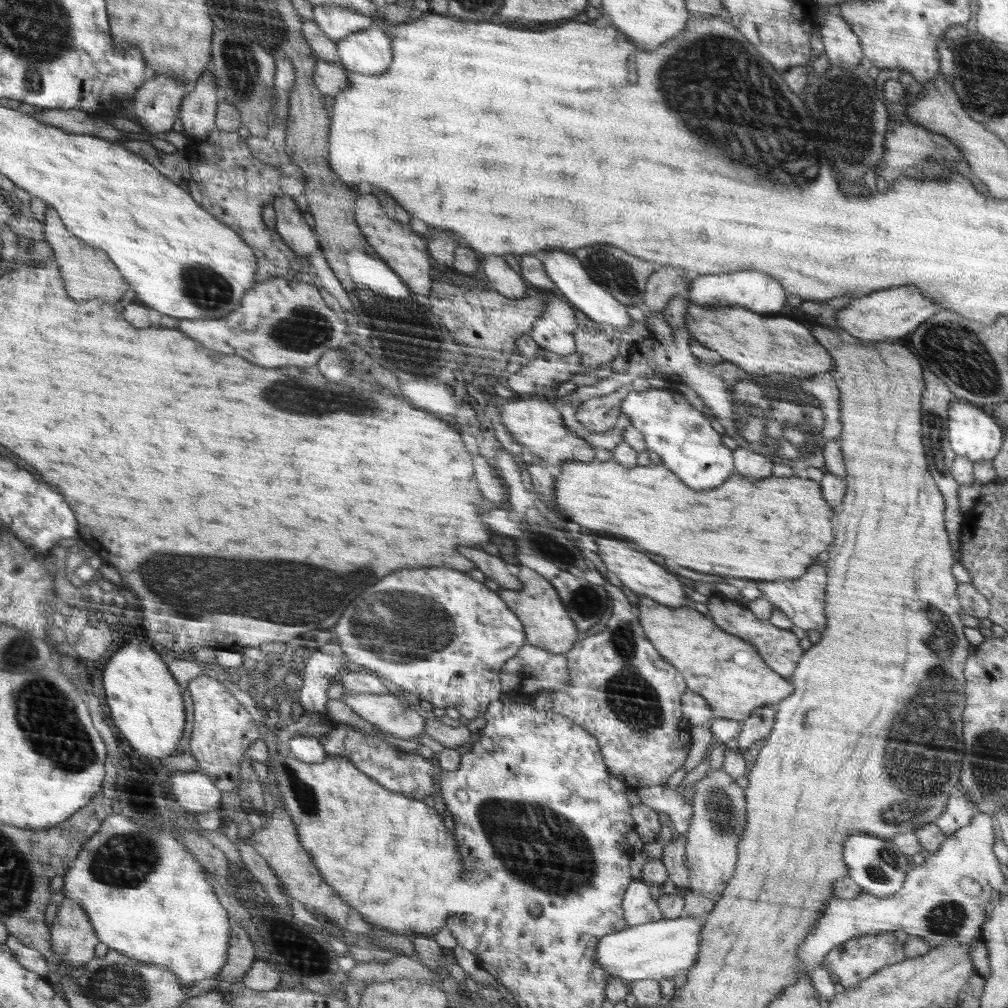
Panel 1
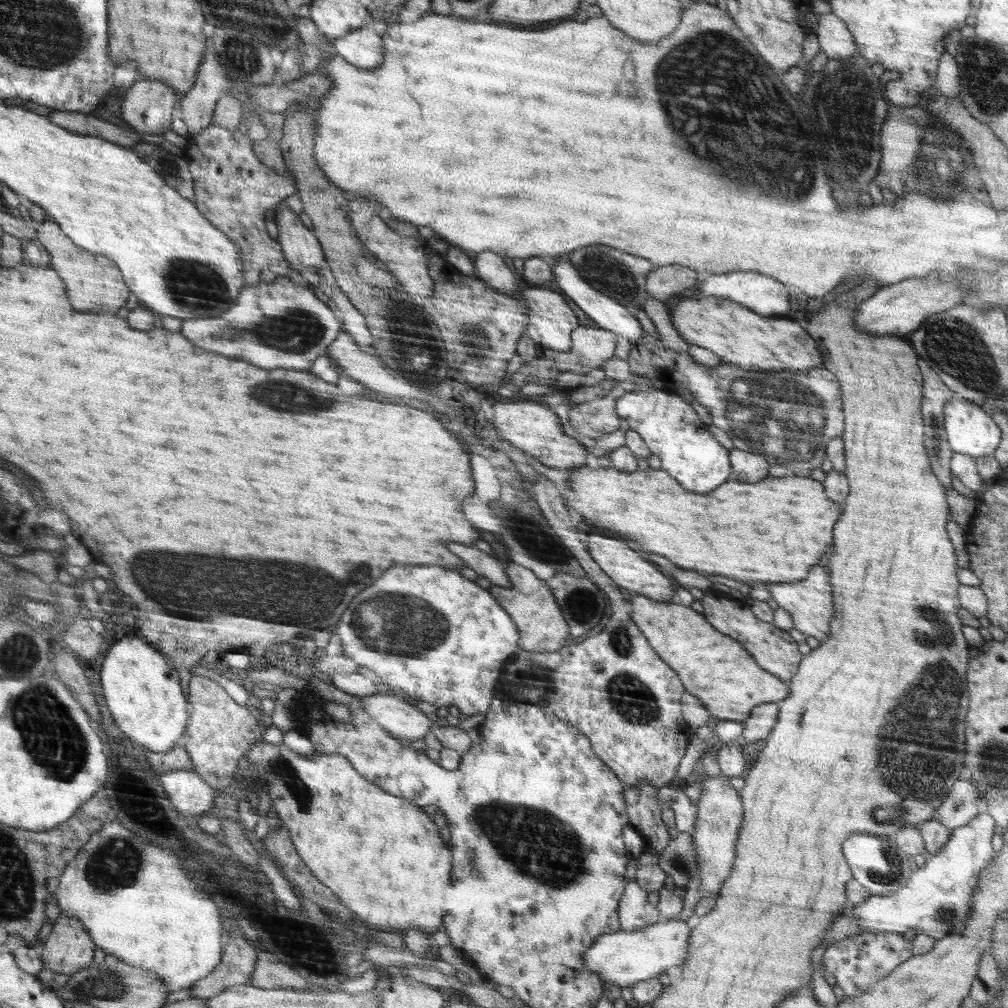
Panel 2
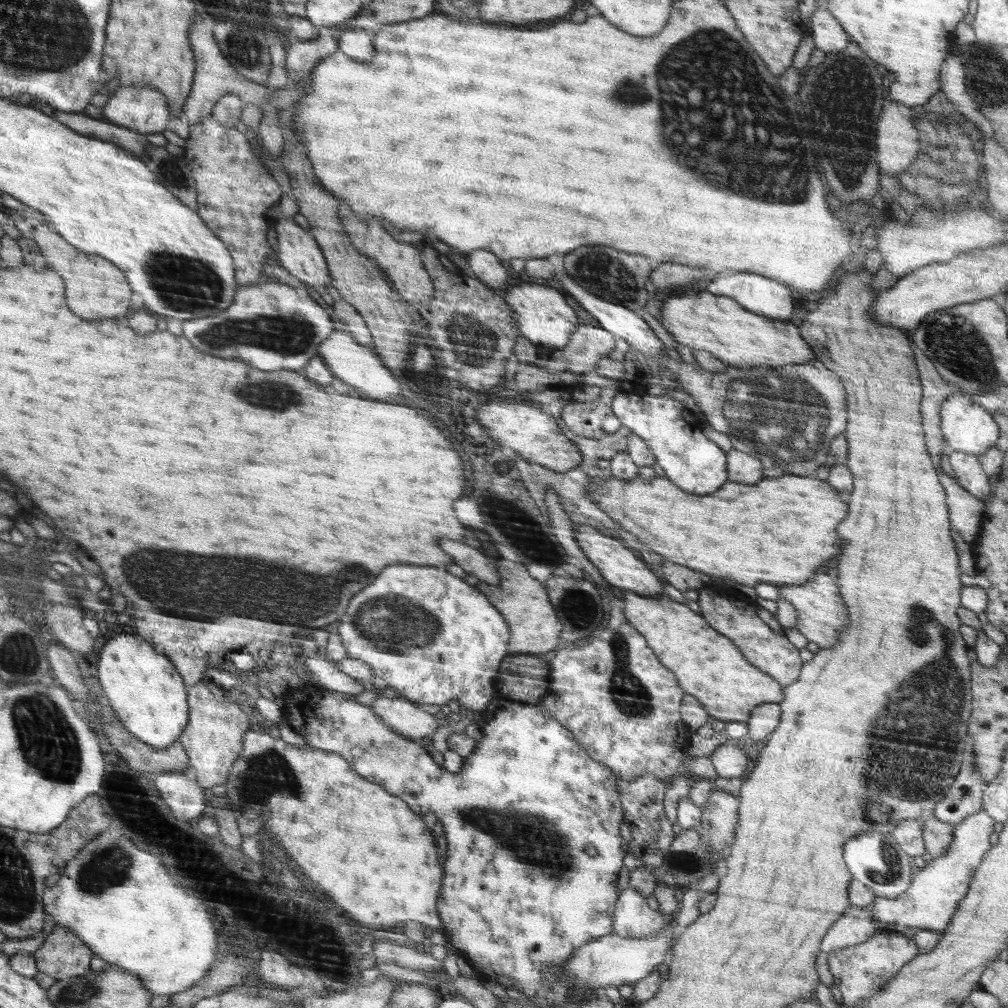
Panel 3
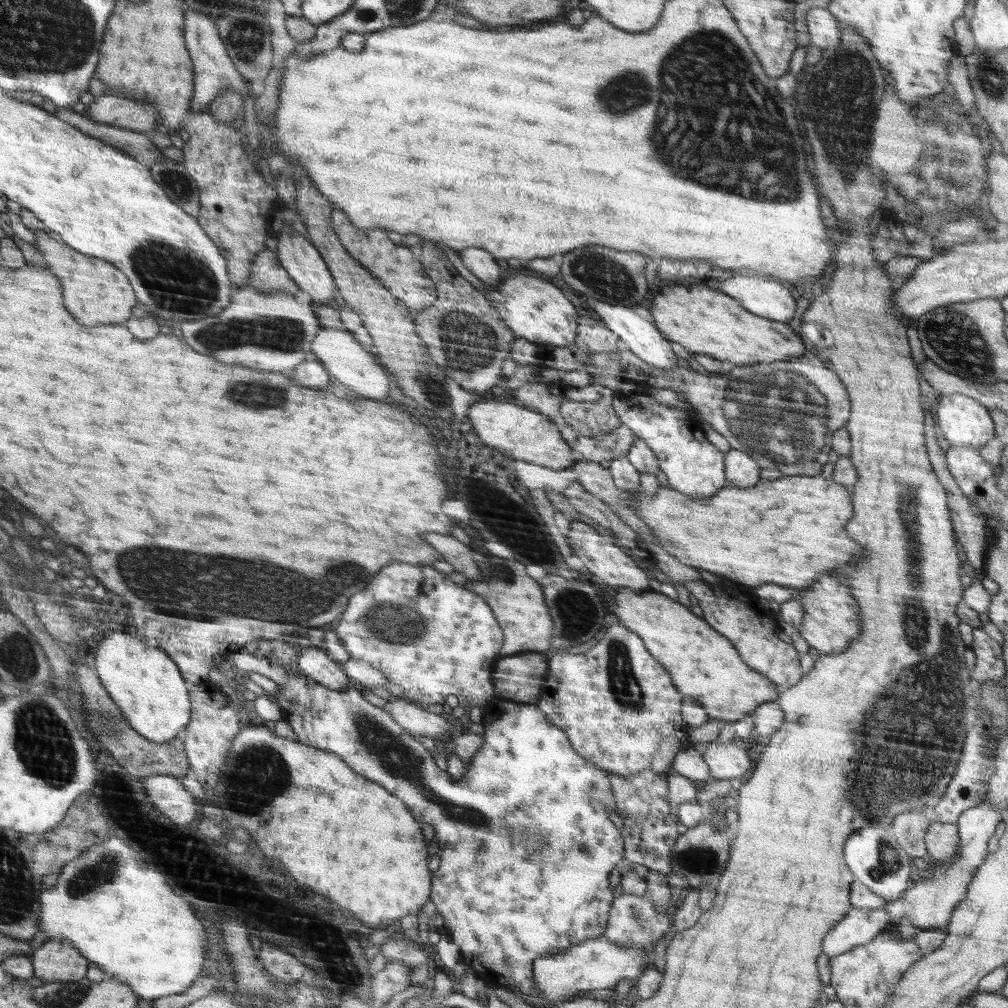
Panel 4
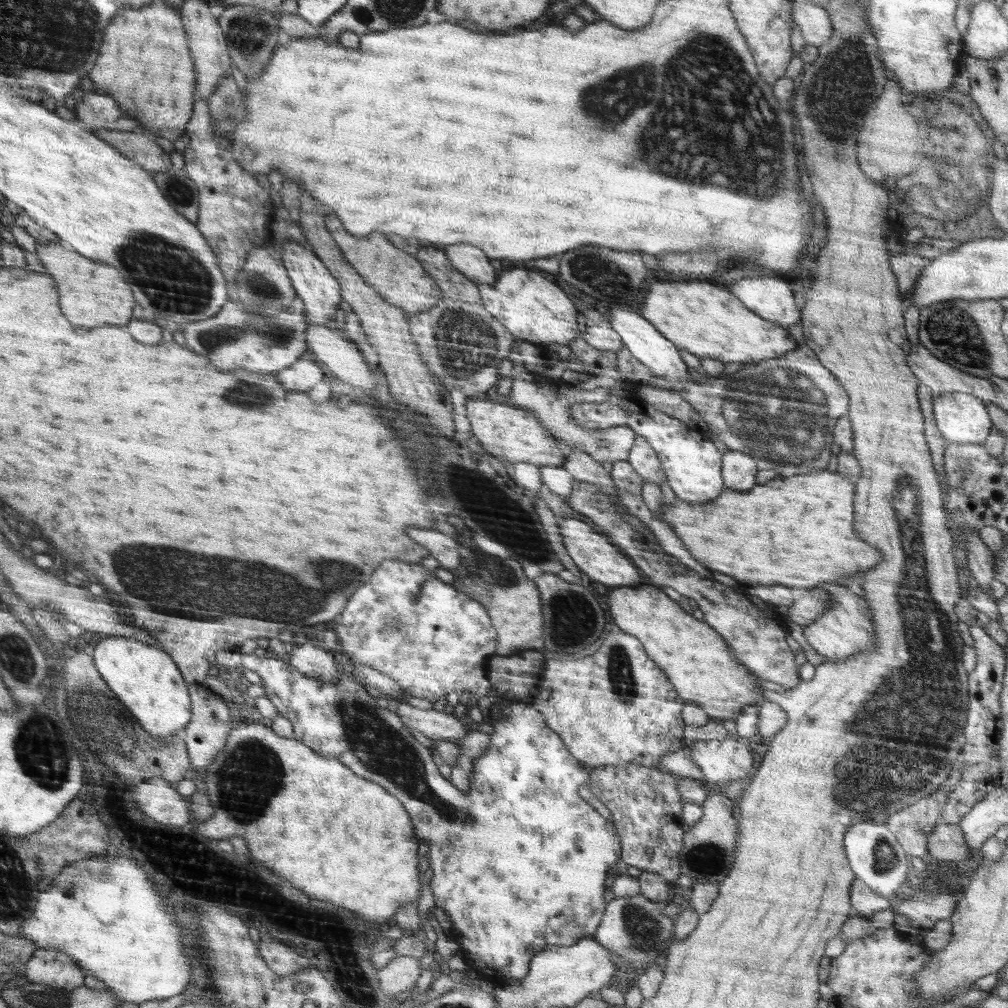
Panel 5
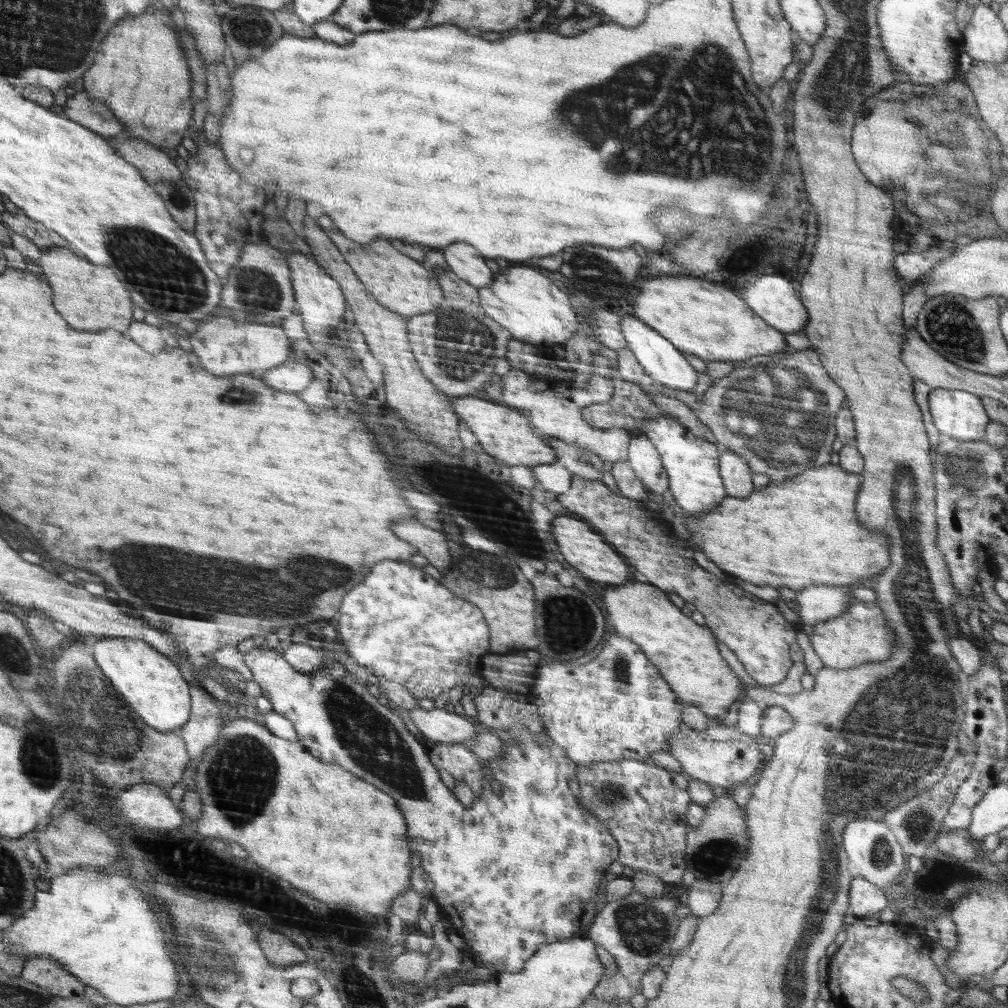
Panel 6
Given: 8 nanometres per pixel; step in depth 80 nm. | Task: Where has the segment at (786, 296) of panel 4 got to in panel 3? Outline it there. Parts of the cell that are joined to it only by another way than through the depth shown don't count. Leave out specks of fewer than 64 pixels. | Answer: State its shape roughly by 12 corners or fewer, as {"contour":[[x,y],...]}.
{"contour":[[760,274],[716,278],[708,292],[730,296],[756,314],[782,321],[790,290]]}

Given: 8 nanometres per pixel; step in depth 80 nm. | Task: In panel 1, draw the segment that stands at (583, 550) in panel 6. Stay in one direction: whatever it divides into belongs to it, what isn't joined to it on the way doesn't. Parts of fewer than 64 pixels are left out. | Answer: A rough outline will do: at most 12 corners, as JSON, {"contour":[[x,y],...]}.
{"contour":[[614,538],[600,560],[626,588],[664,606],[688,604],[674,574]]}

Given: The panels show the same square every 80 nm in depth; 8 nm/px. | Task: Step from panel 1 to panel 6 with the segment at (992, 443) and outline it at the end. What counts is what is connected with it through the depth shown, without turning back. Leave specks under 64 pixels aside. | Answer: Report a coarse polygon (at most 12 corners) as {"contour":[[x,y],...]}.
{"contour":[[932,389],[943,437],[981,439],[991,421],[980,397]]}

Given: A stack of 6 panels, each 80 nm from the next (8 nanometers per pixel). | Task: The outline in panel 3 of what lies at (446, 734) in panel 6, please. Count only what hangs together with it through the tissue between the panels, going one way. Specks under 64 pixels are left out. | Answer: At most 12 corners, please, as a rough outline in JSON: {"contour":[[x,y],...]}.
{"contour":[[378,695],[371,706],[406,737],[438,728],[435,715],[406,697]]}

